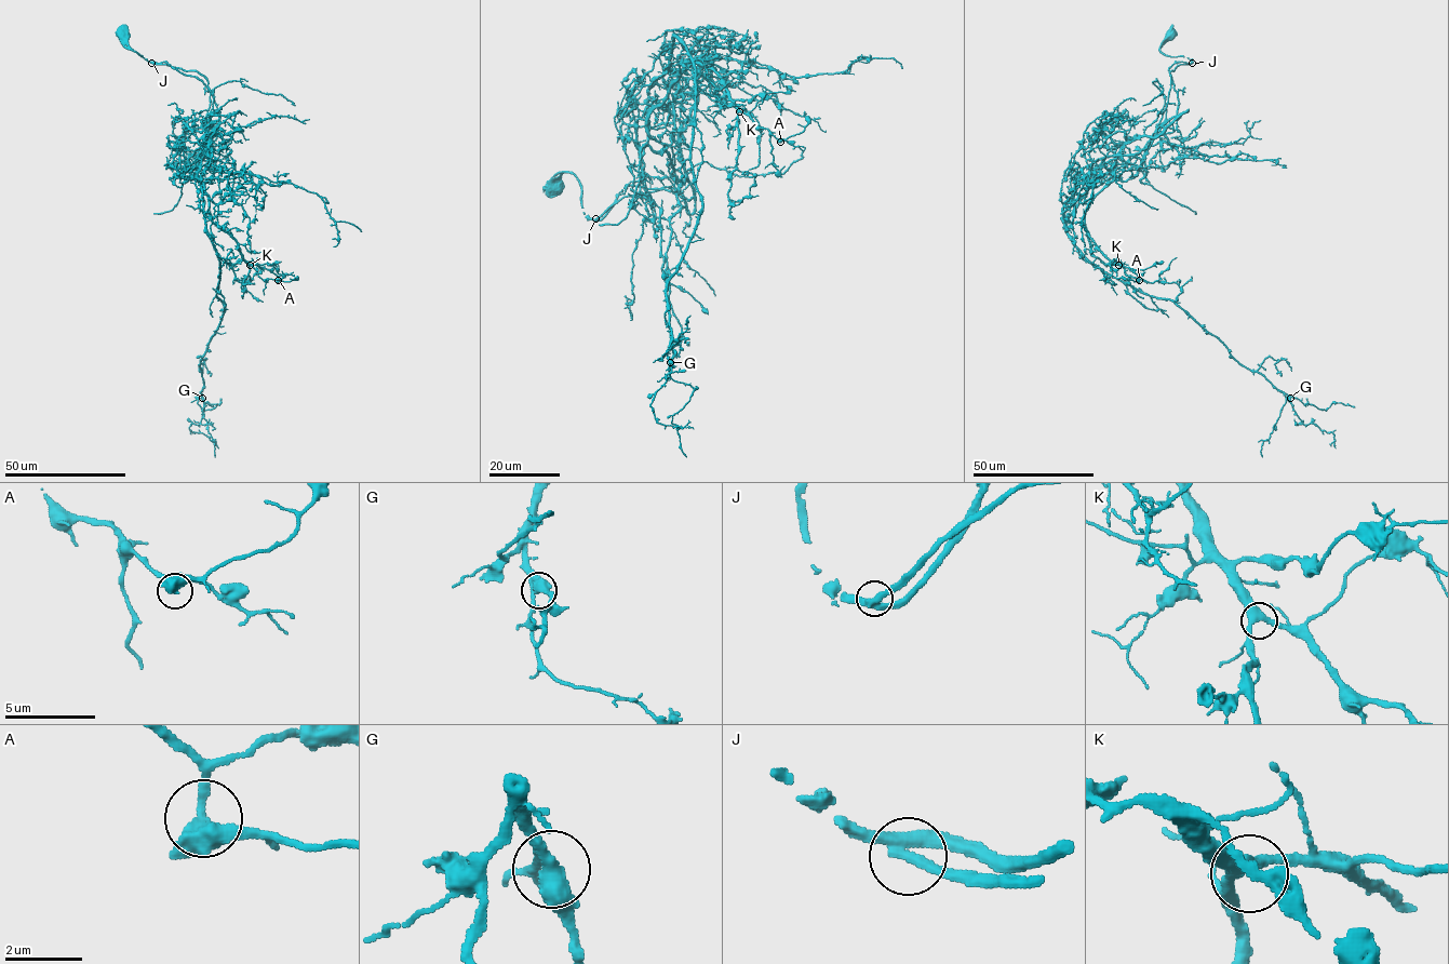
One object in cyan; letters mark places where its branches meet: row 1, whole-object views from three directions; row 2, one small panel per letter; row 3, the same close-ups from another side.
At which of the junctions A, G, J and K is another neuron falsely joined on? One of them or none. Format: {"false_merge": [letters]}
{"false_merge": ["J"]}

